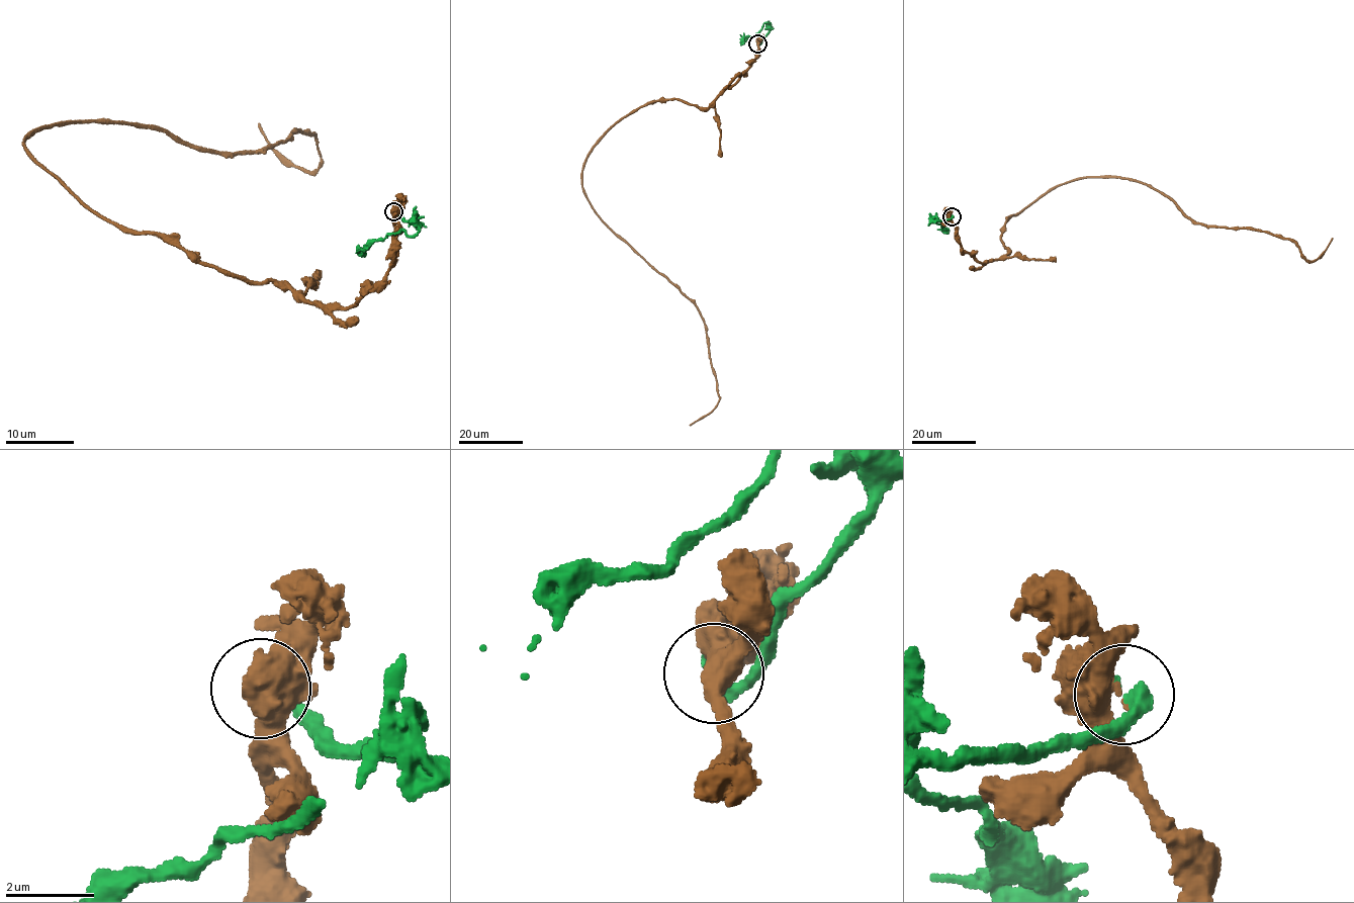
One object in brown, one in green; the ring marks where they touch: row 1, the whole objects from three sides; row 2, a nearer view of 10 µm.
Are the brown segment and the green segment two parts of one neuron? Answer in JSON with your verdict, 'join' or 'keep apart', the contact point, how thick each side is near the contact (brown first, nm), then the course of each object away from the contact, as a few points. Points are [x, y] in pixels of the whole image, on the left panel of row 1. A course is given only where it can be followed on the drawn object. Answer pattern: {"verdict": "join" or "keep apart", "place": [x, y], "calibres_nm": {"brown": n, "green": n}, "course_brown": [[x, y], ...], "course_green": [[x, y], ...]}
{"verdict": "keep apart", "place": [393, 211], "calibres_nm": {"brown": 440, "green": 400}, "course_brown": [[393, 211], [387, 277], [336, 308], [121, 231], [24, 146], [306, 130], [321, 166], [258, 123]], "course_green": [[393, 211], [418, 223], [417, 233], [409, 236], [401, 230], [388, 235], [376, 241], [361, 256]]}

